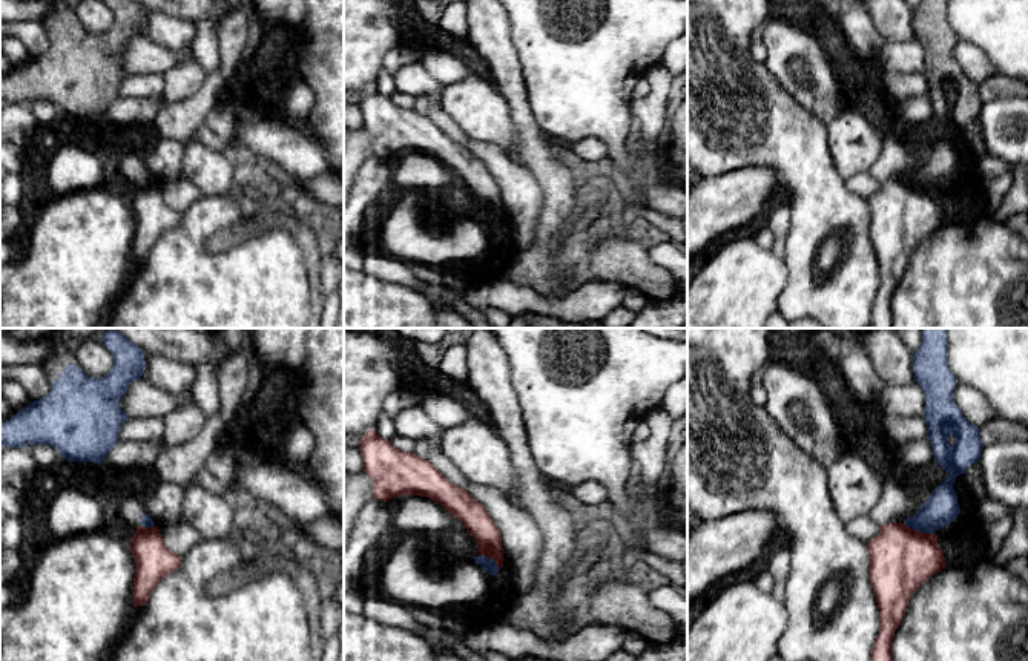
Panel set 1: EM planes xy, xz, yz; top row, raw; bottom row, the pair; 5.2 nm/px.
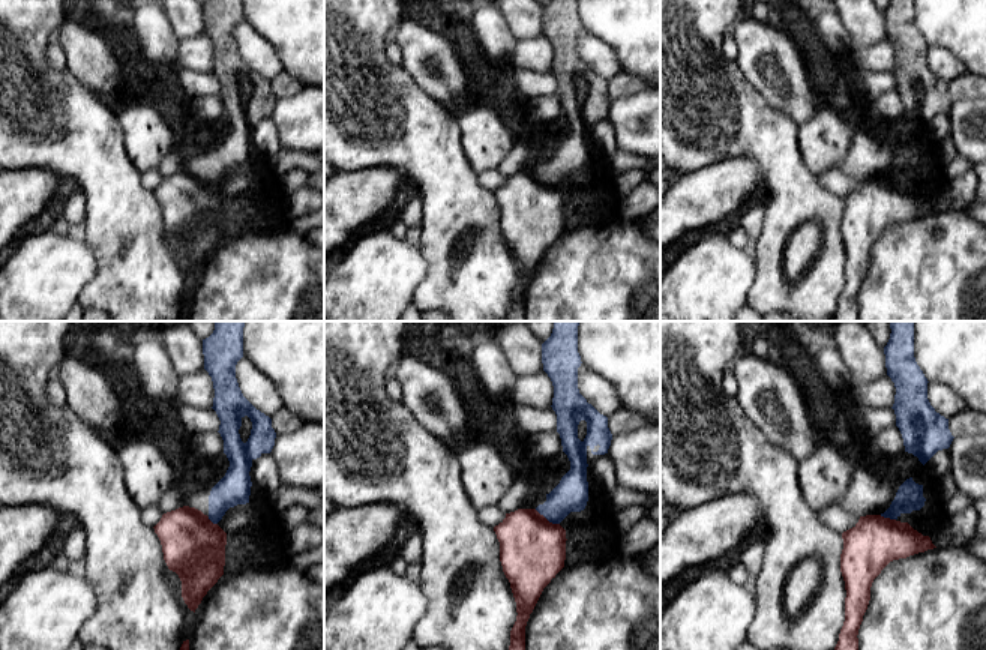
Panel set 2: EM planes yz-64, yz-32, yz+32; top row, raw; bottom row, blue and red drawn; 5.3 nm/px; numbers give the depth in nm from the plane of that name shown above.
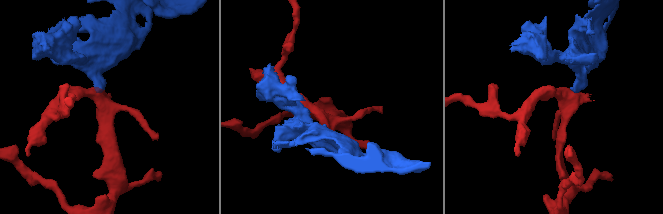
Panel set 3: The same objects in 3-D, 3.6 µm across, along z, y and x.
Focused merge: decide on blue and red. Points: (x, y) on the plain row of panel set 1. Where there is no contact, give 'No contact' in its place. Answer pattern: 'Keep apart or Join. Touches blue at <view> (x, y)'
Keep apart. Touches blue at yz (918, 186)

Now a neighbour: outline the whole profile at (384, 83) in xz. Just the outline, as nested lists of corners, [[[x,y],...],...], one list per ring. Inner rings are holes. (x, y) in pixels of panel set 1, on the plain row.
[[[381,69],[379,74],[377,74],[374,87],[376,87],[381,94],[388,95],[388,97],[391,97],[391,95],[396,92],[393,77],[388,75],[387,72],[384,72],[382,69]]]

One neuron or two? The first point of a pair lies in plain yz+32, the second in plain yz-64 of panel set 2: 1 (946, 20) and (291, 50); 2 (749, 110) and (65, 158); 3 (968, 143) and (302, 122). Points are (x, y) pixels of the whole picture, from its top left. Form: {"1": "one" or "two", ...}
{"1": "one", "2": "one", "3": "one"}

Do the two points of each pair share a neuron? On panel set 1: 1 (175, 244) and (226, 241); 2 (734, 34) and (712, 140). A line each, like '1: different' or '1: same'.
1: different
2: same

